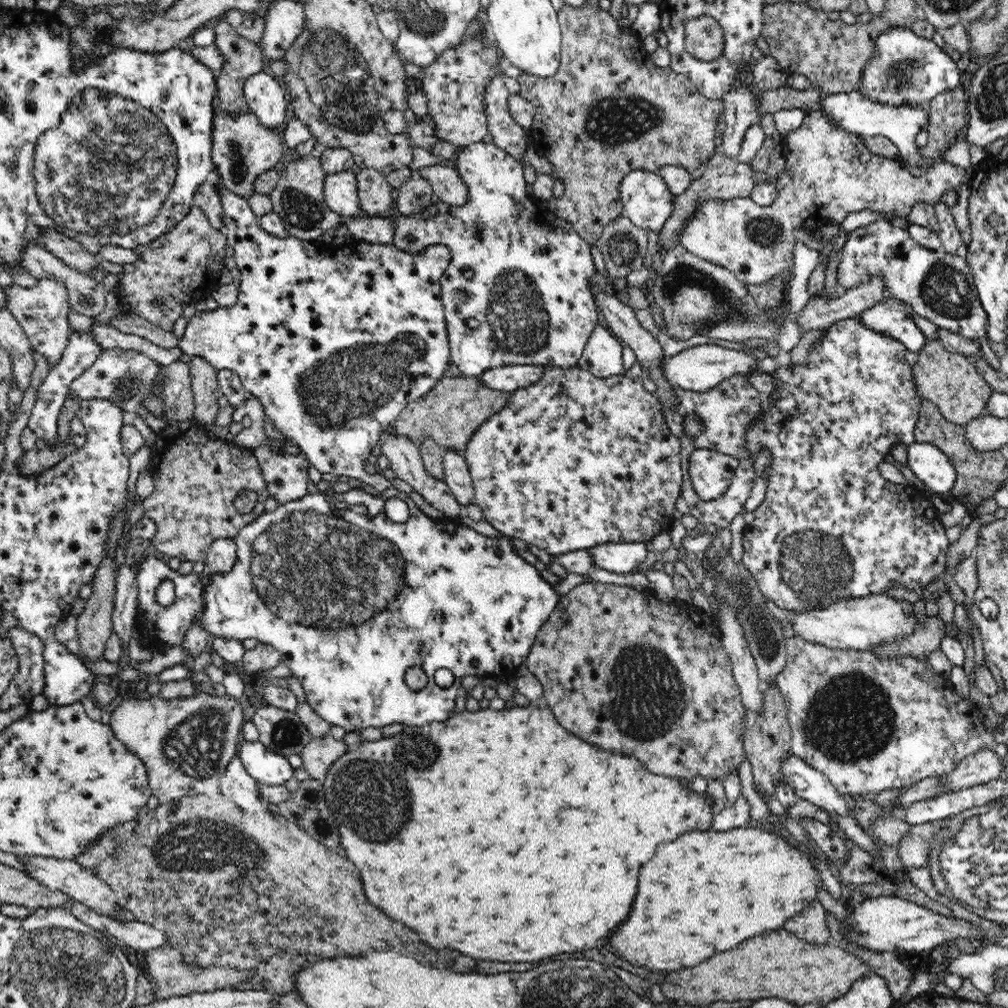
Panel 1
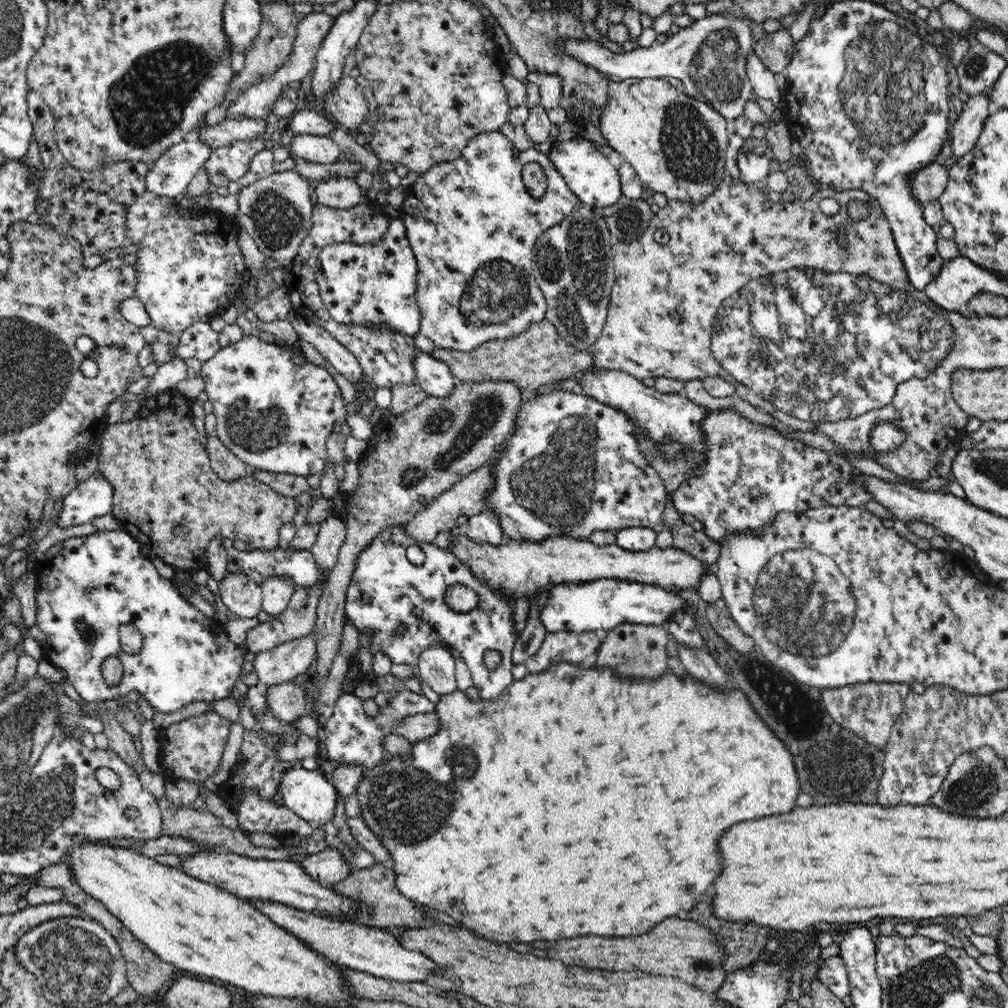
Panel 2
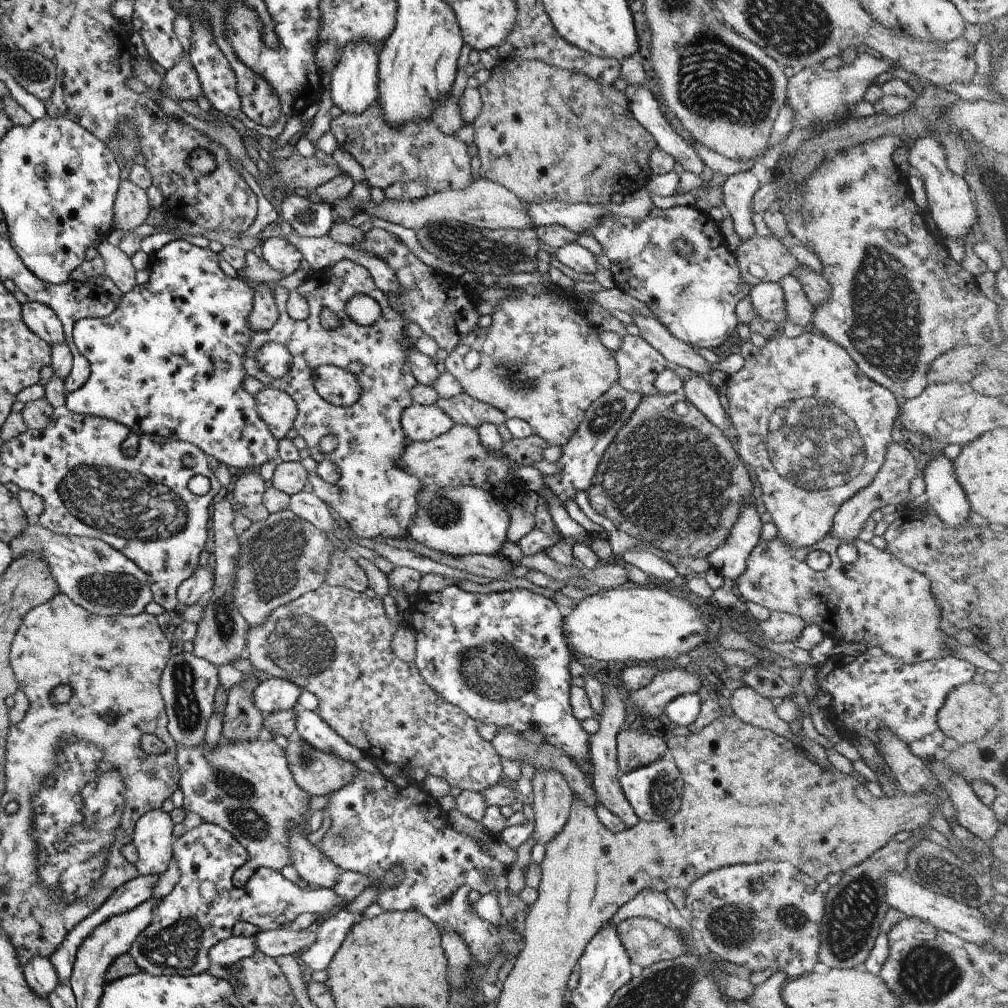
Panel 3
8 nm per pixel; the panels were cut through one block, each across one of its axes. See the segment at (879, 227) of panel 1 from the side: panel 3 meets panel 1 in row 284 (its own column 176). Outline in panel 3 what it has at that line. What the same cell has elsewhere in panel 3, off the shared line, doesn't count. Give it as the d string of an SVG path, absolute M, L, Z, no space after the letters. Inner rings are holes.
M202 822L196 827L193 827L191 830L186 831L182 836L177 837L173 840L172 843L172 858L176 860L178 864L178 869L180 872L179 880L177 884L163 897L158 900L158 903L154 906L152 910L152 919L151 922L139 933L137 934L137 938L133 940L129 950L126 952L132 959L133 962L138 966L139 970L144 973L149 973L150 975L163 975L163 976L173 976L177 975L180 977L186 977L189 975L196 975L202 972L205 972L207 968L209 968L210 960L208 959L207 953L208 950L212 948L214 944L217 944L219 941L223 939L229 938L231 934L231 927L236 922L246 922L251 923L254 927L257 927L259 931L270 931L278 928L288 928L288 924L299 916L301 913L314 913L325 915L328 910L331 909L341 909L345 908L349 902L344 901L333 888L324 889L324 888L307 888L304 885L295 886L289 880L285 879L282 875L279 874L279 871L267 868L267 867L259 867L257 868L253 874L249 877L246 884L237 888L231 883L231 875L239 866L245 864L248 859L247 851L237 842L229 832L227 832L224 828L218 827L213 823L205 823Z

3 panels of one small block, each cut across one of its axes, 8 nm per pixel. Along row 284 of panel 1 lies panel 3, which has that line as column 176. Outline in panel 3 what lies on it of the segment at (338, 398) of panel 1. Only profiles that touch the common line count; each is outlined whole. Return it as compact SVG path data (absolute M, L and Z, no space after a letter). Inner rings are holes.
M175 239L165 243L161 248L149 254L147 272L148 280L144 284L133 285L129 292L119 297L119 303L112 309L111 314L106 317L93 317L79 319L72 326L72 341L79 352L87 359L90 373L87 380L77 390L66 395L63 410L80 415L89 415L114 420L129 428L127 438L121 442L121 454L133 456L137 448L137 438L140 435L158 435L163 438L185 441L200 448L206 456L213 456L220 464L235 468L235 470L246 471L247 468L255 468L266 462L278 461L277 440L269 432L267 425L259 418L256 411L253 396L243 389L243 378L246 377L245 369L242 367L242 358L245 348L253 334L252 328L248 325L247 317L253 304L253 289L239 275L235 278L225 275L217 261L219 256L208 248L200 248L183 239Z

